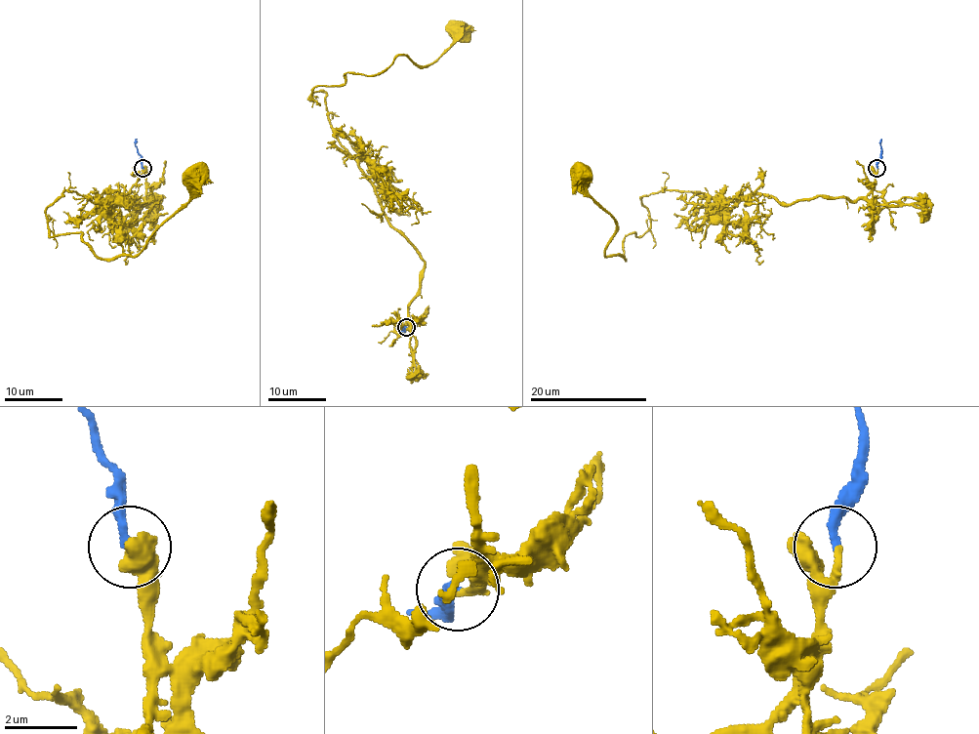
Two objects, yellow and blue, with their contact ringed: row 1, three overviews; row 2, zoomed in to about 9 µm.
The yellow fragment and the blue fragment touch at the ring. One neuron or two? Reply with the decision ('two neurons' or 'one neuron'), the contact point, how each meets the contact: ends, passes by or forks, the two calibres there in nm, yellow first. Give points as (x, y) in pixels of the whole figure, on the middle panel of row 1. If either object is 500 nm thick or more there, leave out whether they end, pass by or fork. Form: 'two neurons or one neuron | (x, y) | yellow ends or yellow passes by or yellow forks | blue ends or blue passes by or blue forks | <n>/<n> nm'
one neuron | (406, 327) | yellow ends | blue ends | 200/240 nm

